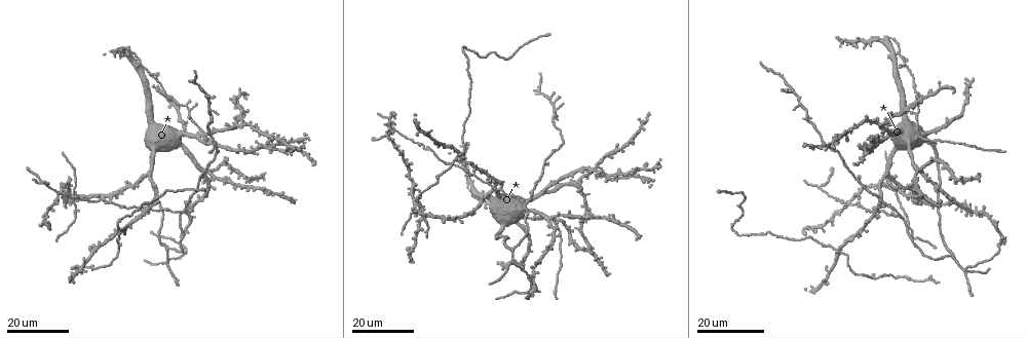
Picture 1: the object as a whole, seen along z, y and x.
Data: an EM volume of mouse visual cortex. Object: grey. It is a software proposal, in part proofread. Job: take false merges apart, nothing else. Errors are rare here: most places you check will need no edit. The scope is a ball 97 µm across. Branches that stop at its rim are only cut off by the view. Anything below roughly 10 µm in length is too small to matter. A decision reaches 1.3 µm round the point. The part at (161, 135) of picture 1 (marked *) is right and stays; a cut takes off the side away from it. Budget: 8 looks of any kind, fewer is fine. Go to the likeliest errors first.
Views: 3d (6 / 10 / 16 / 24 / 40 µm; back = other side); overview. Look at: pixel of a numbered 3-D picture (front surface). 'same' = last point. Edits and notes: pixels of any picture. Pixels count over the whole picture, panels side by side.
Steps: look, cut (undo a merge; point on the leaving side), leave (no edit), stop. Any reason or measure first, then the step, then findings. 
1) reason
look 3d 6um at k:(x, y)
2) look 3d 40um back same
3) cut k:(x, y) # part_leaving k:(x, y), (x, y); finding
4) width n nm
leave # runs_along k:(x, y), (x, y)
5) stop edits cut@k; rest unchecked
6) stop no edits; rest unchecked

three-way junction
look 3d 24um at 1:(395, 129)

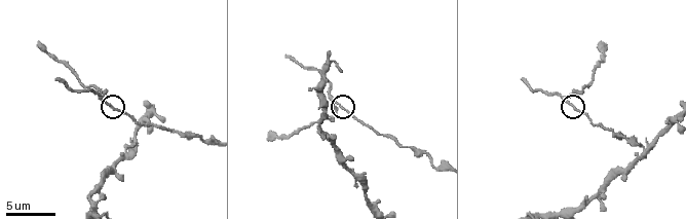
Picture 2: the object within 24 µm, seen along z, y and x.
look 3d 6um at 2:(108, 102)

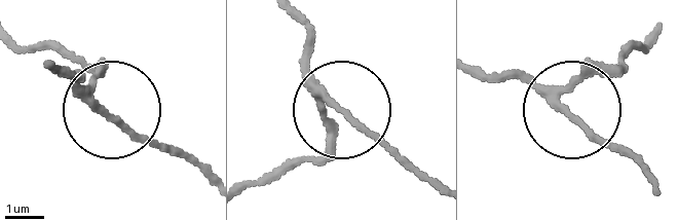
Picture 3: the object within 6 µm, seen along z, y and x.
width 170 nm
leave # continuous, no second cell

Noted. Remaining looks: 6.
side arm on a straight run
look 3d 24um at 1:(73, 187)

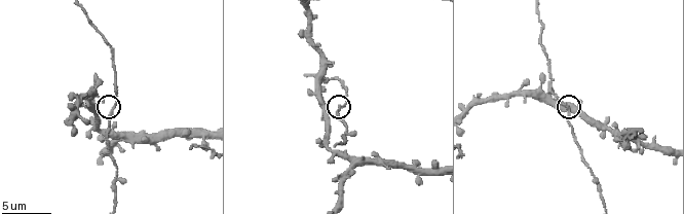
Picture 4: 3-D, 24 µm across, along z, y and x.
closer look
look 3d 10um at 4:(108, 114)

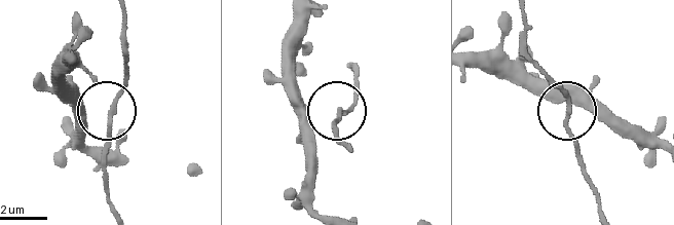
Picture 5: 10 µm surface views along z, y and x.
width 130 nm
leave # runs_along 5:(91, 151), (79, 139), (76, 104), (109, 110), (103, 173); one cell here

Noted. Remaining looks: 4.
four or more arms meet
look 3d 24um at 1:(167, 261)

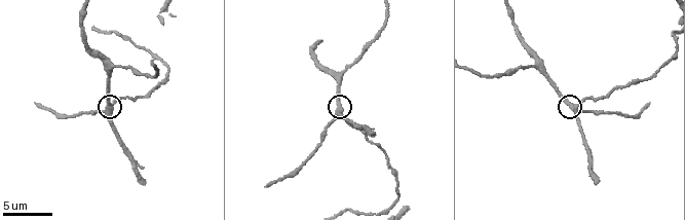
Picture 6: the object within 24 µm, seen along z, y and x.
look 3d 10um at 6:(575, 107)

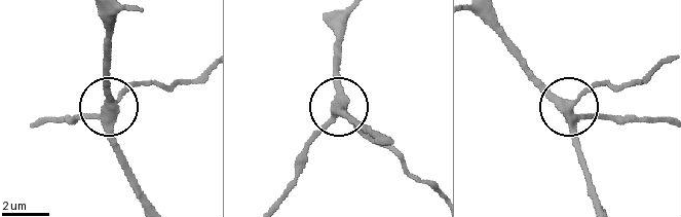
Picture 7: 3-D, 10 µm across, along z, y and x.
look 3d 6um at 7:(570, 108)

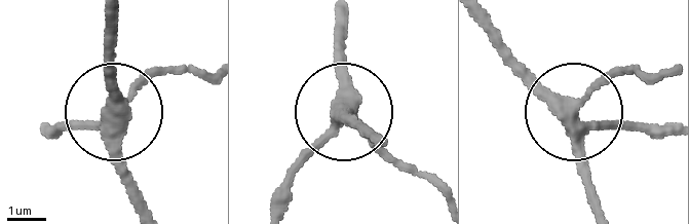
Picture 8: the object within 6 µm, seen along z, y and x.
width 350 nm
leave # runs_along 8:(339, 20), (332, 127), (273, 193); all the same cell

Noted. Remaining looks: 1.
stop no edits; rest unchecked

